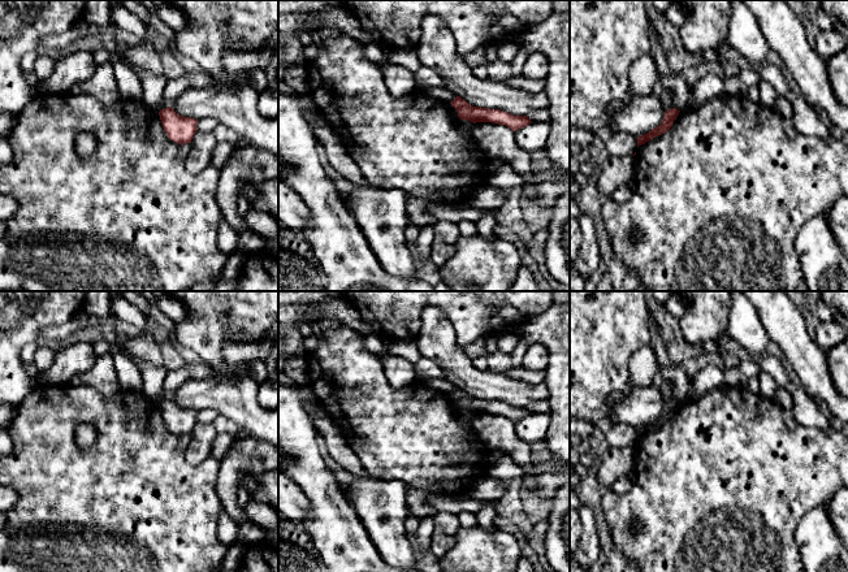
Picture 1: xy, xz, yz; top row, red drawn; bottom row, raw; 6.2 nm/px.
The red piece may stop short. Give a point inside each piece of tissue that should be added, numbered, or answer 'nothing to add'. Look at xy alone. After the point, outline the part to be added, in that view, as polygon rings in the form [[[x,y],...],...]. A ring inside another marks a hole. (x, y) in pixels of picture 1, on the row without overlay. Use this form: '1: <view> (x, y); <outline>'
nothing to add

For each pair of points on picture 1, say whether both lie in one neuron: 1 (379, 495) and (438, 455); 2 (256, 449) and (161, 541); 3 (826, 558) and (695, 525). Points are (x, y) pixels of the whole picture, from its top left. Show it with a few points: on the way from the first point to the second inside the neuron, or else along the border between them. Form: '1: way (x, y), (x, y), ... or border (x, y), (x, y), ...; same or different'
1: border (371, 477), (401, 480), (407, 489), (407, 510); different
2: border (219, 462), (216, 493), (223, 505); different
3: border (799, 520), (794, 541), (800, 558); different

